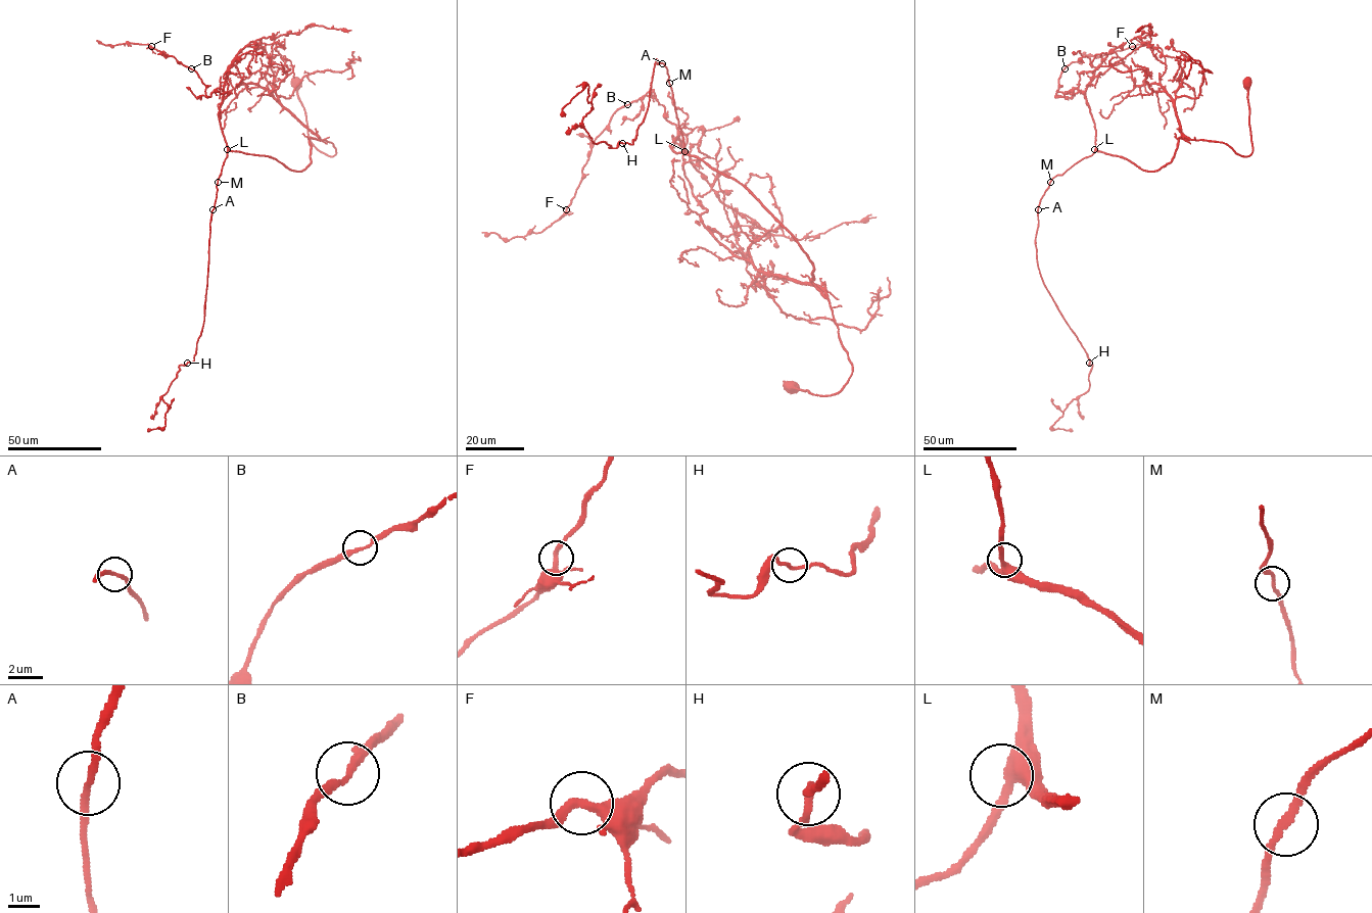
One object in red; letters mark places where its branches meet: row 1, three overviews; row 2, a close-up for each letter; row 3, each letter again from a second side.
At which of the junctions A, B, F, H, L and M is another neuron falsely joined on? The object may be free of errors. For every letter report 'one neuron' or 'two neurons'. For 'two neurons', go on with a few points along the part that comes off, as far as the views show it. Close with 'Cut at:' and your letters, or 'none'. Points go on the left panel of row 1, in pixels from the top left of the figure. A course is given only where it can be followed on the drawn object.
A: one neuron
B: one neuron
F: one neuron
H: one neuron
L: one neuron
M: one neuron
Cut at: none

